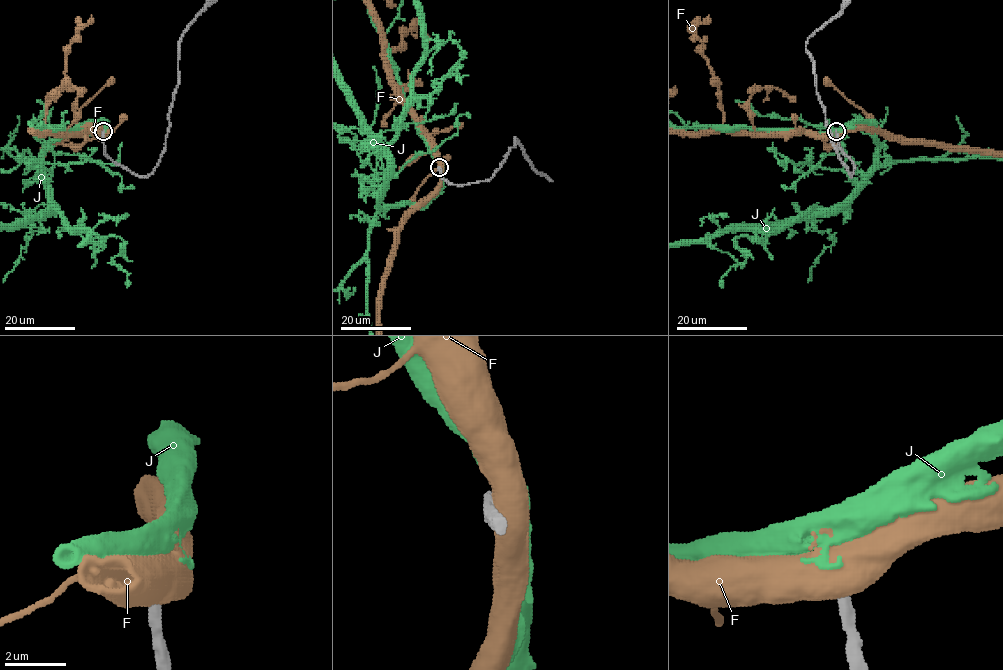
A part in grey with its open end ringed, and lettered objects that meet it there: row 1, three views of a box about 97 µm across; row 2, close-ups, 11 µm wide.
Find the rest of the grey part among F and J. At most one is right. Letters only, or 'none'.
none

